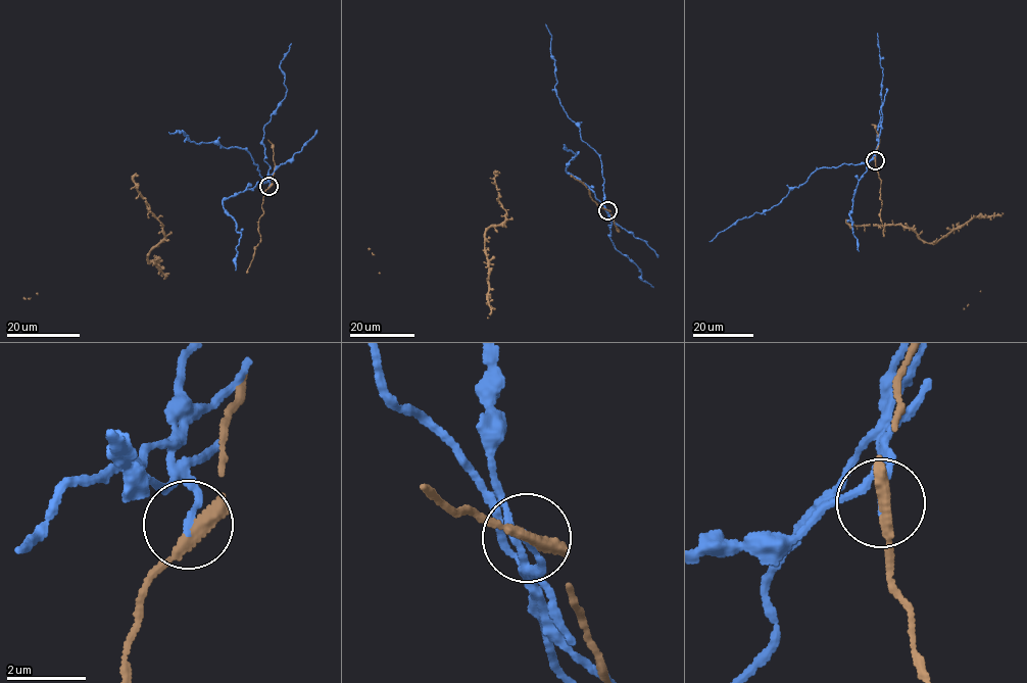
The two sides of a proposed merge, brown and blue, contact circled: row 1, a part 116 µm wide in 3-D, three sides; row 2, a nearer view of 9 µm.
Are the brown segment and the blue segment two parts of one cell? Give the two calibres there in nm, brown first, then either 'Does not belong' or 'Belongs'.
Thickness 440 nm (brown) against 160 nm. Does not belong

